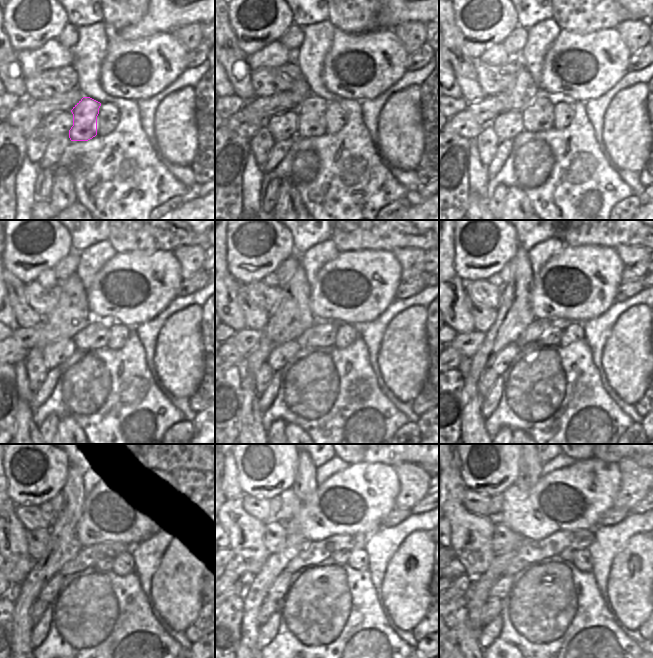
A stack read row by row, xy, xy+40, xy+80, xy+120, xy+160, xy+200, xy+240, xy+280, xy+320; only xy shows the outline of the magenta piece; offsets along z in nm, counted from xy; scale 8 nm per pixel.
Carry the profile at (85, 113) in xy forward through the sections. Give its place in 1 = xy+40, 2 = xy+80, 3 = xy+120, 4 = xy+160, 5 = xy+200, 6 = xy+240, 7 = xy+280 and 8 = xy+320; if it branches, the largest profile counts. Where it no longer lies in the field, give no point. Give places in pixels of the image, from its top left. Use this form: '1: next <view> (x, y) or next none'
1: next xy+40 (311, 122)
2: next xy+80 (538, 116)
3: next xy+120 (96, 335)
4: next xy+160 (322, 334)
5: next xy+200 (552, 335)
6: next xy+240 (105, 564)
7: next xy+280 (340, 556)
8: next xy+320 (567, 554)

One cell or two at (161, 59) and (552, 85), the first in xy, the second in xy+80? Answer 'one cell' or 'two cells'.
one cell

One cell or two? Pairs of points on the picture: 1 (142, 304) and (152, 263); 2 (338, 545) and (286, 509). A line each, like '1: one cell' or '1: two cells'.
1: one cell
2: two cells

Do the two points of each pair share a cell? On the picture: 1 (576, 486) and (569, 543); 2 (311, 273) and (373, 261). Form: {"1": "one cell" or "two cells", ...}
{"1": "two cells", "2": "two cells"}

